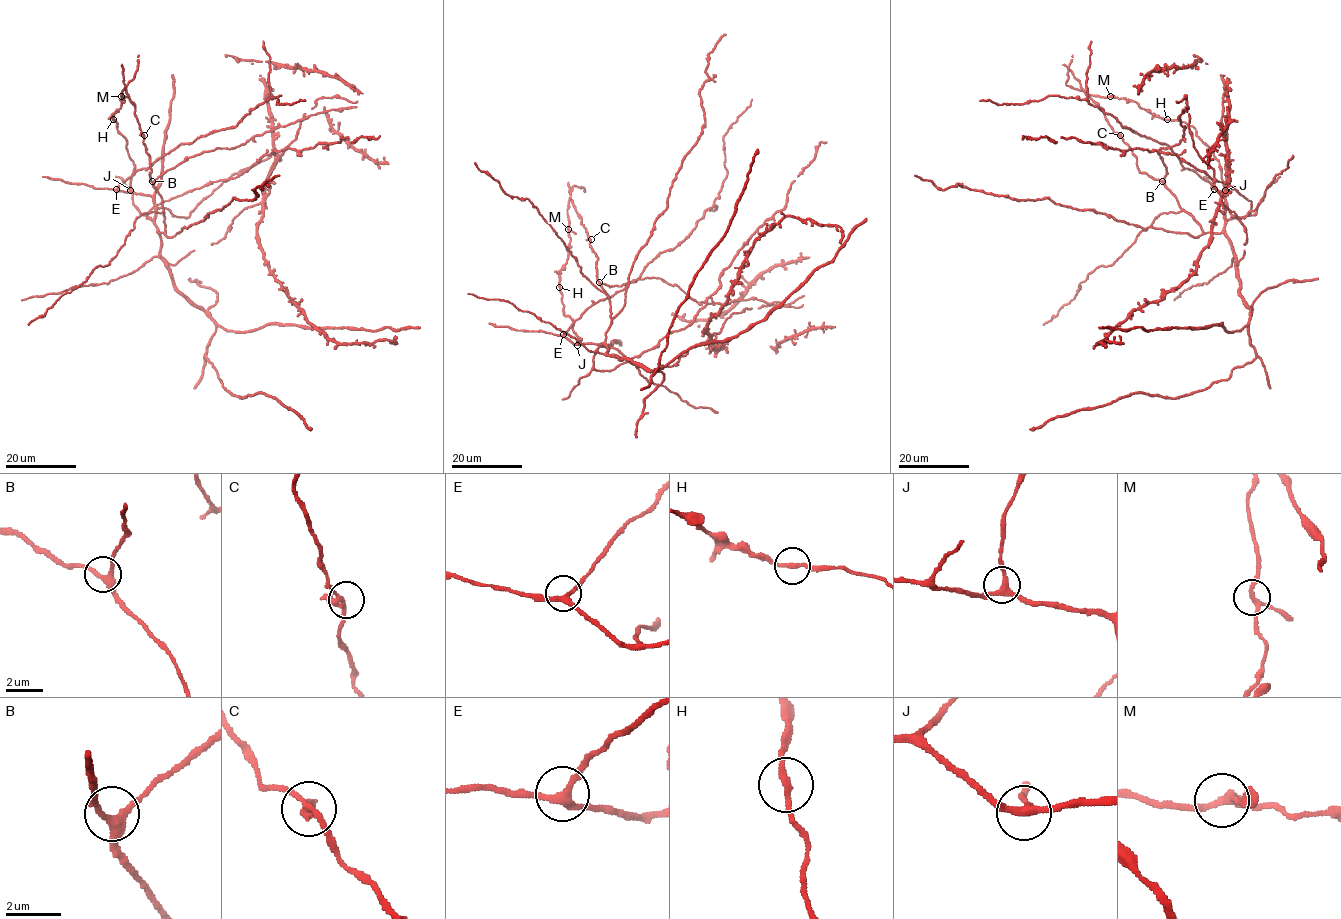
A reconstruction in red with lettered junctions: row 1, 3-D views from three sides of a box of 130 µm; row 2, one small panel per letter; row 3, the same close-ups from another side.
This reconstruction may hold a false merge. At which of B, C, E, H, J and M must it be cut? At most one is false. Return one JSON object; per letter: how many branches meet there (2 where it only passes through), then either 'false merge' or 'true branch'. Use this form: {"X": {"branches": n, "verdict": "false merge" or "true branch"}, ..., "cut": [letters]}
{"B": {"branches": 3, "verdict": "true branch"}, "C": {"branches": 3, "verdict": "true branch"}, "E": {"branches": 3, "verdict": "true branch"}, "H": {"branches": 2, "verdict": "true branch"}, "J": {"branches": 3, "verdict": "true branch"}, "M": {"branches": 3, "verdict": "true branch"}, "cut": []}

